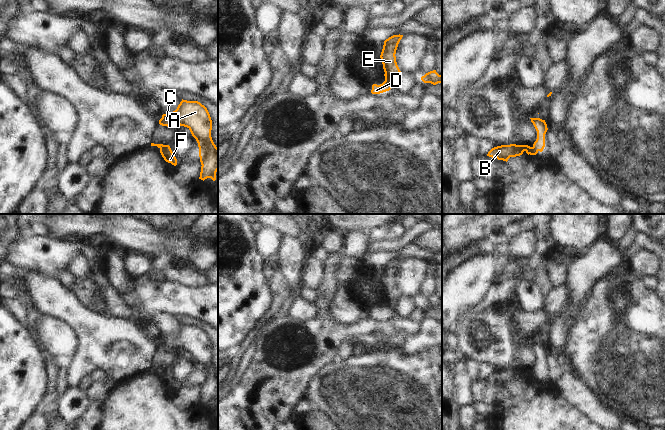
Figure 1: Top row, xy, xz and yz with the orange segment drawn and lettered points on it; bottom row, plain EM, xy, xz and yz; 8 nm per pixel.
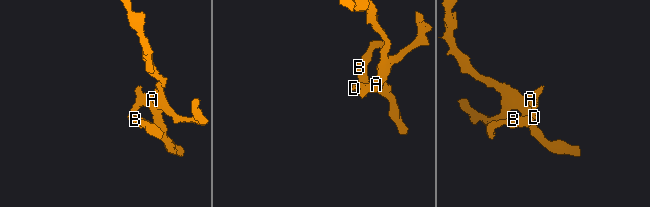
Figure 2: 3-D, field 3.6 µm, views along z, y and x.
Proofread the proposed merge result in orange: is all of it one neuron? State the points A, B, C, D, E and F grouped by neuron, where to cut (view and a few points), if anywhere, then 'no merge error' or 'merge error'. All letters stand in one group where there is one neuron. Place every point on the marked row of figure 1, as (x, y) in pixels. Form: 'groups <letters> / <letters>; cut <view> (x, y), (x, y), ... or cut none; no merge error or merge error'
groups A C D / B E F; cut xz (384, 81), (389, 89); merge error

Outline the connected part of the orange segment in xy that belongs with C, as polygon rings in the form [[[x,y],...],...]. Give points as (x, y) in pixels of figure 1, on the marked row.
[[[182,99],[175,111],[162,115],[159,124],[167,127],[180,125],[190,130],[199,147],[202,165],[199,179],[204,181],[211,178],[215,181],[218,171],[218,148],[211,137],[212,120],[207,108],[198,101]]]

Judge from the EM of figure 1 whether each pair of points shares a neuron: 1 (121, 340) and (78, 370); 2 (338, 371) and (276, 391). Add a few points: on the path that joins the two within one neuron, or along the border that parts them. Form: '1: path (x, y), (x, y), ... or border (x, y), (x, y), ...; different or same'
1: path (110, 342), (106, 342), (89, 359); same
2: border (327, 364), (311, 378), (303, 396); different

